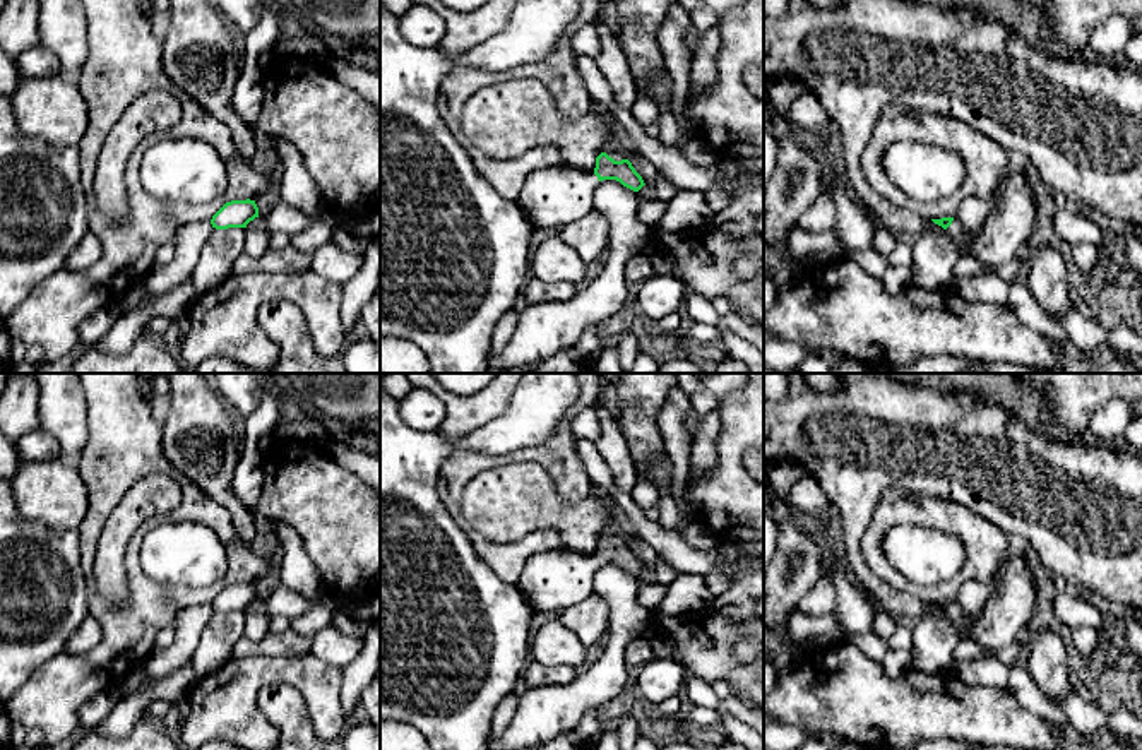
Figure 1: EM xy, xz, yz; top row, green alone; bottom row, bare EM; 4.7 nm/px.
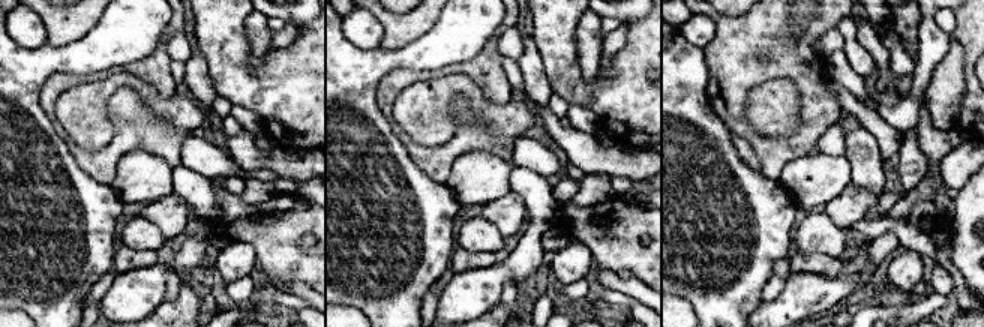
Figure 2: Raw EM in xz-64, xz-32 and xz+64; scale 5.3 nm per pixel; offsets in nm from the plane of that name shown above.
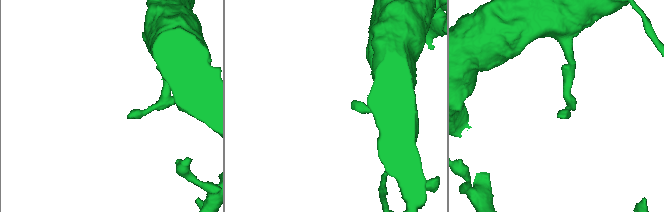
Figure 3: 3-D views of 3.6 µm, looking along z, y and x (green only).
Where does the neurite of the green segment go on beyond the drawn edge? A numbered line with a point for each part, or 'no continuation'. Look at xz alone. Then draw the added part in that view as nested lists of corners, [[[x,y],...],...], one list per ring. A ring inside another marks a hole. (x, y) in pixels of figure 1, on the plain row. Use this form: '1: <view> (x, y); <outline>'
1: xz (552, 581); [[[568,548],[532,555],[522,568],[517,587],[536,613],[563,611],[592,594],[592,579],[599,568],[594,555]]]

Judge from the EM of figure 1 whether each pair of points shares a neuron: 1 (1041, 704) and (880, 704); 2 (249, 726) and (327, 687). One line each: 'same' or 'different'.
1: different
2: same

